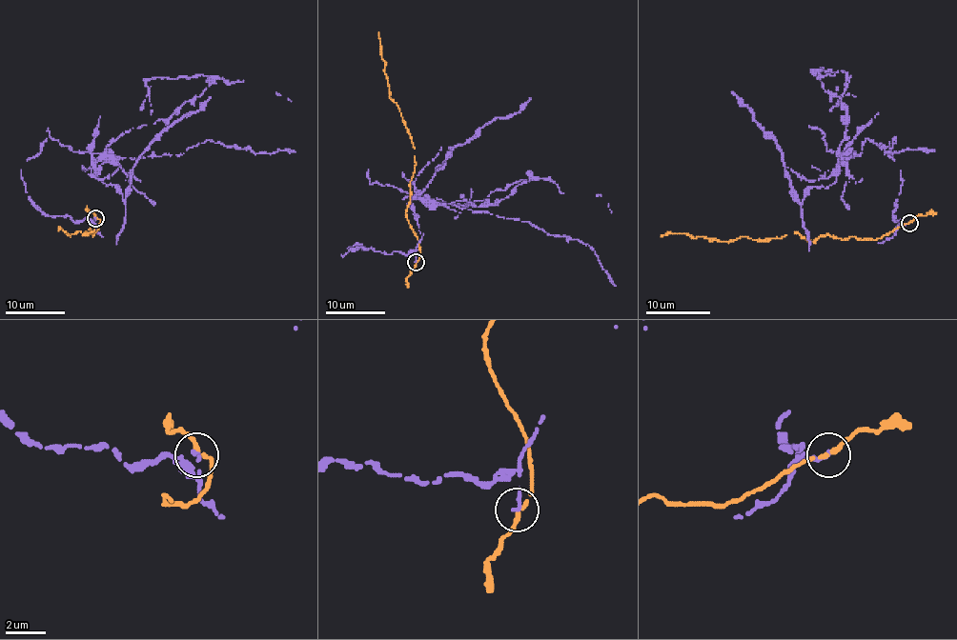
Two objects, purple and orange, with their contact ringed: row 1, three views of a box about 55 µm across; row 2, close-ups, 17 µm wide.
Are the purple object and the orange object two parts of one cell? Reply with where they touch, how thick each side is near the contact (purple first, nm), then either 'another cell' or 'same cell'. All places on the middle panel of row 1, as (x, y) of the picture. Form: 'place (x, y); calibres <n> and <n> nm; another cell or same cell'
place (416, 262); calibres 240 and 220 nm; another cell

